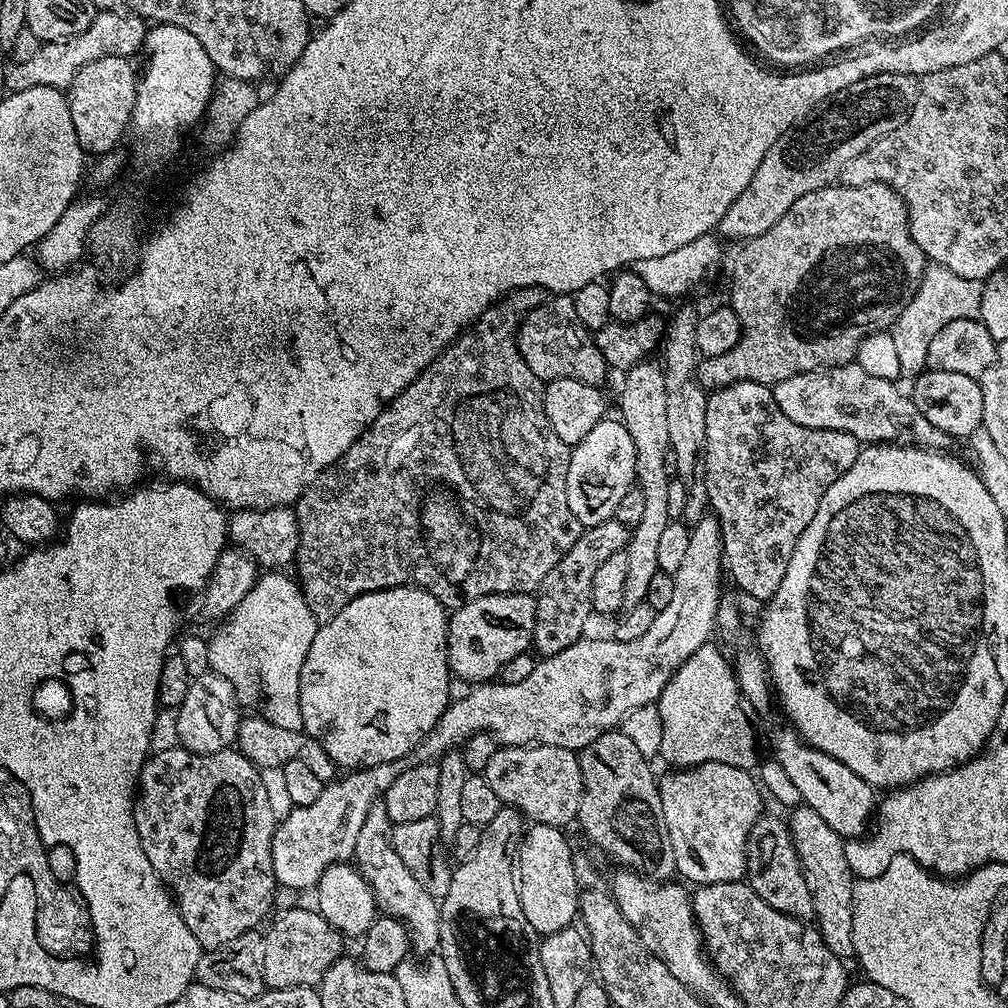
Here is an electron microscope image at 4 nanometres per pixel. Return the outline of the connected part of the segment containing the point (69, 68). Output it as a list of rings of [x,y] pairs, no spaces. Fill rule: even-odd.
[[[97,11],[96,17],[92,19],[88,28],[71,36],[67,36],[64,40],[49,40],[41,43],[40,48],[27,62],[22,62],[21,64],[15,62],[9,63],[9,68],[6,69],[5,72],[2,72],[2,79],[6,82],[9,93],[21,92],[27,88],[37,88],[38,86],[64,90],[71,85],[73,78],[78,74],[78,70],[82,70],[82,66],[86,66],[86,62],[94,62],[98,58],[106,58],[107,56],[135,57],[135,52],[137,51],[139,53],[144,47],[146,20],[143,15],[137,14],[135,11],[125,11],[126,12]]]

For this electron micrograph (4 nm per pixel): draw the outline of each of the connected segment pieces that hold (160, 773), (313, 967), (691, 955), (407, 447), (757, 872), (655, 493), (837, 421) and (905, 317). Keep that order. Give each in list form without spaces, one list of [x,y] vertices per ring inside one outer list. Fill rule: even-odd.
[[[183,746],[170,750],[152,752],[145,759],[144,768],[140,771],[138,791],[134,797],[132,817],[138,830],[138,838],[142,842],[142,850],[146,850],[146,858],[150,858],[150,866],[160,875],[161,881],[170,889],[174,903],[180,909],[180,917],[186,922],[190,934],[200,943],[201,949],[207,950],[222,946],[222,942],[230,942],[230,938],[238,938],[238,934],[251,932],[256,924],[272,908],[272,899],[276,896],[278,885],[274,866],[272,865],[272,839],[276,833],[278,817],[270,810],[270,797],[266,795],[266,786],[262,786],[260,768],[252,764],[239,750],[223,748],[220,752],[198,755]]]
[[[292,908],[284,912],[264,932],[266,966],[264,982],[269,989],[302,988],[319,985],[327,968],[345,955],[345,937],[317,910]]]
[[[656,882],[651,885],[650,894],[617,893],[615,897],[626,922],[636,927],[640,941],[668,967],[670,974],[674,974],[679,980],[687,981],[688,976],[703,970],[705,961],[699,951],[696,953],[692,949],[692,943],[695,940],[697,943],[698,940],[698,929],[692,914],[689,889],[683,883],[676,883]]]
[[[517,288],[515,292],[499,299],[490,305],[480,319],[482,326],[475,328],[488,328],[480,336],[480,340],[469,338],[467,334],[461,335],[452,347],[446,349],[419,378],[402,394],[398,394],[378,414],[378,418],[368,427],[367,432],[360,433],[360,437],[344,450],[344,457],[330,465],[313,484],[295,501],[294,511],[300,521],[300,541],[294,561],[295,575],[298,577],[301,592],[306,598],[306,606],[310,606],[310,614],[318,622],[334,618],[352,600],[359,600],[367,592],[382,592],[385,590],[400,590],[405,586],[415,585],[417,589],[426,591],[433,598],[447,602],[455,596],[459,598],[475,598],[477,596],[505,596],[507,592],[535,593],[540,583],[558,566],[562,554],[578,542],[582,526],[570,510],[570,502],[566,498],[566,478],[572,457],[572,448],[554,434],[554,426],[550,426],[550,418],[546,418],[544,409],[544,384],[530,370],[520,353],[520,341],[515,340],[514,348],[504,326],[514,326],[518,312],[525,316],[533,312],[539,304],[549,299],[550,293],[546,288]]]
[[[761,814],[754,822],[750,834],[746,838],[744,847],[744,871],[746,873],[746,883],[756,891],[758,898],[775,909],[782,910],[791,916],[808,918],[813,915],[812,892],[808,889],[808,877],[804,875],[800,867],[800,859],[794,850],[792,835],[788,832],[787,823],[776,816]]]
[[[641,362],[632,365],[623,373],[624,385],[620,388],[620,413],[619,419],[630,430],[630,438],[634,438],[636,447],[636,484],[642,490],[642,498],[646,498],[644,509],[642,510],[642,522],[638,522],[636,528],[631,529],[628,546],[624,549],[626,554],[626,594],[624,595],[625,605],[642,604],[647,601],[648,591],[650,590],[650,581],[654,579],[654,574],[660,571],[658,566],[658,545],[661,534],[666,531],[666,526],[670,519],[668,511],[670,510],[670,490],[668,481],[668,456],[670,460],[670,449],[672,439],[666,419],[666,386],[664,385],[664,370],[659,363],[648,364]]]
[[[858,363],[840,364],[836,368],[817,368],[814,372],[803,372],[792,376],[789,380],[778,382],[772,388],[772,397],[778,402],[780,409],[785,412],[792,422],[798,422],[807,428],[829,428],[842,430],[846,434],[854,434],[865,445],[880,446],[885,442],[911,442],[925,450],[940,450],[944,443],[949,443],[950,437],[938,430],[938,426],[930,426],[918,410],[916,401],[907,391],[904,392],[896,385],[895,379],[887,376],[866,374]]]
[[[929,263],[925,267],[918,290],[912,295],[902,314],[898,314],[890,329],[898,353],[898,370],[903,379],[915,381],[925,371],[930,342],[934,342],[934,334],[938,334],[938,330],[942,330],[946,322],[975,320],[979,317],[983,293],[984,285],[979,280],[962,278],[962,274],[954,274],[954,270],[946,270],[946,266],[941,264]]]

